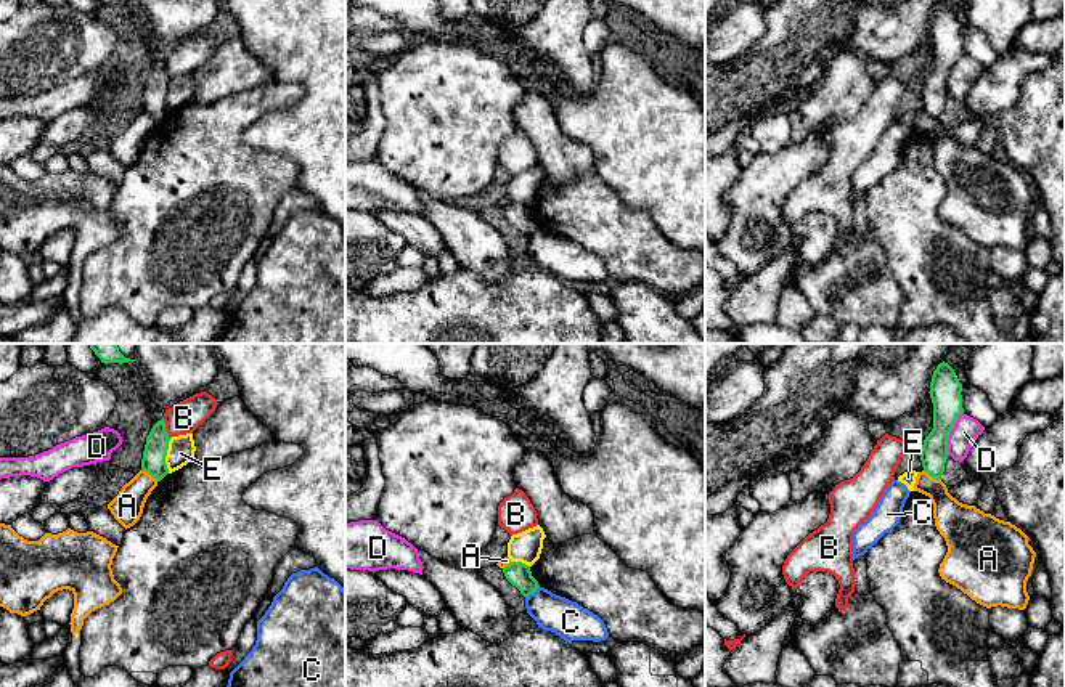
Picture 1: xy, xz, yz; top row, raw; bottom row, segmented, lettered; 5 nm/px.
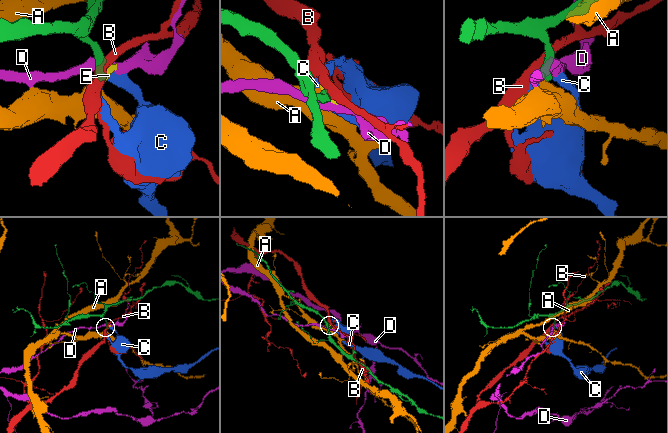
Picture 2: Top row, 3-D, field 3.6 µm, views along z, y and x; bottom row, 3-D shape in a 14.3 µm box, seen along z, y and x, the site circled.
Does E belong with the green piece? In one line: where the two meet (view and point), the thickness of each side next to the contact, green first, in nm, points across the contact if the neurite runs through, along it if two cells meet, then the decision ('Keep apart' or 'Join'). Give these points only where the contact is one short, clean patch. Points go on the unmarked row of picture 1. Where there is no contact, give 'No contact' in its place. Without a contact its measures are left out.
Touches green at xy (166, 95). Thickness 120 nm (green) against 130 nm. Boundary: xy (171, 79), (166, 97), (167, 113). Keep apart

